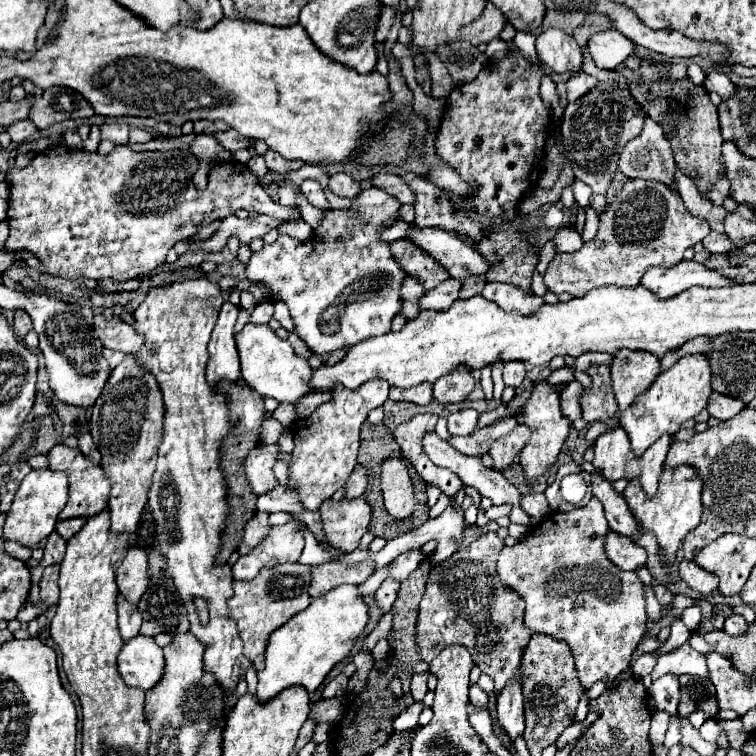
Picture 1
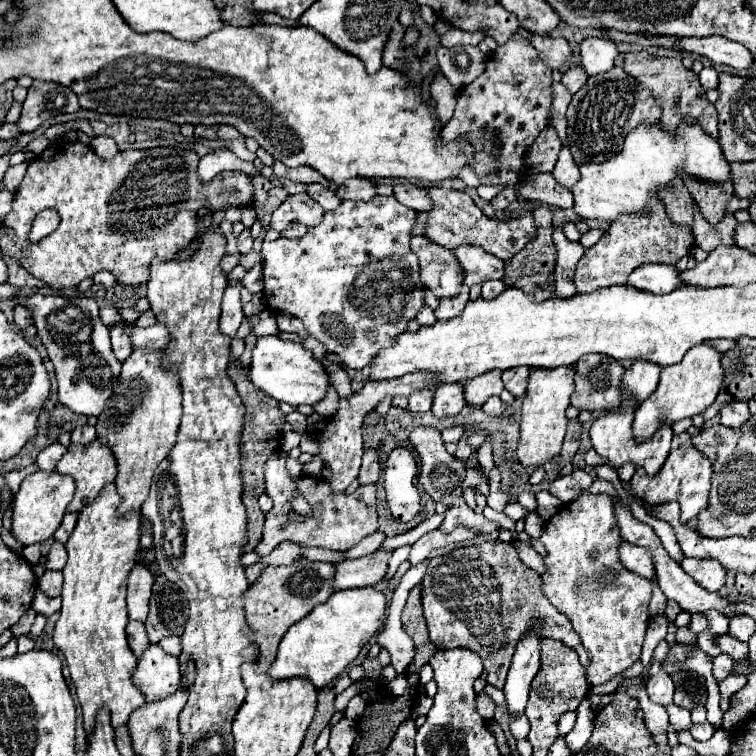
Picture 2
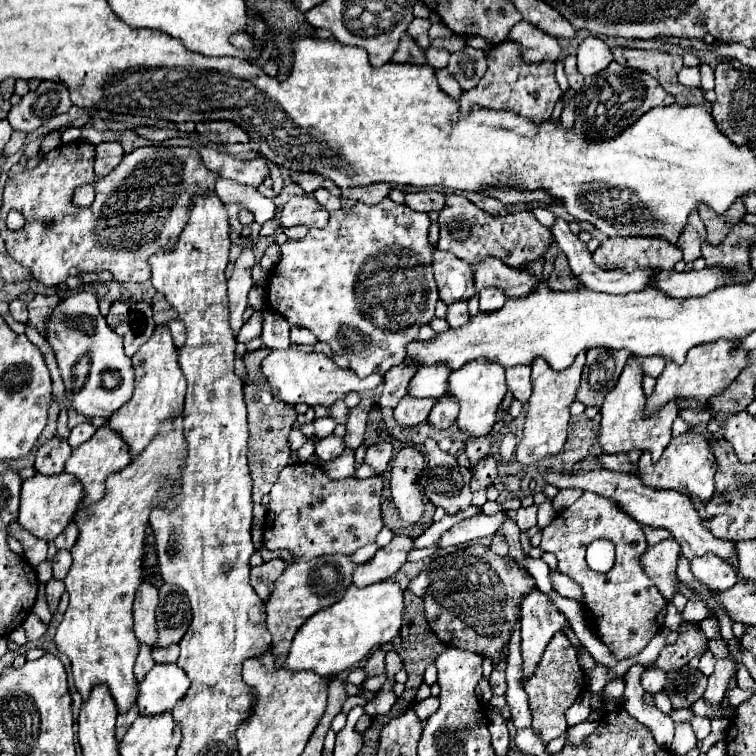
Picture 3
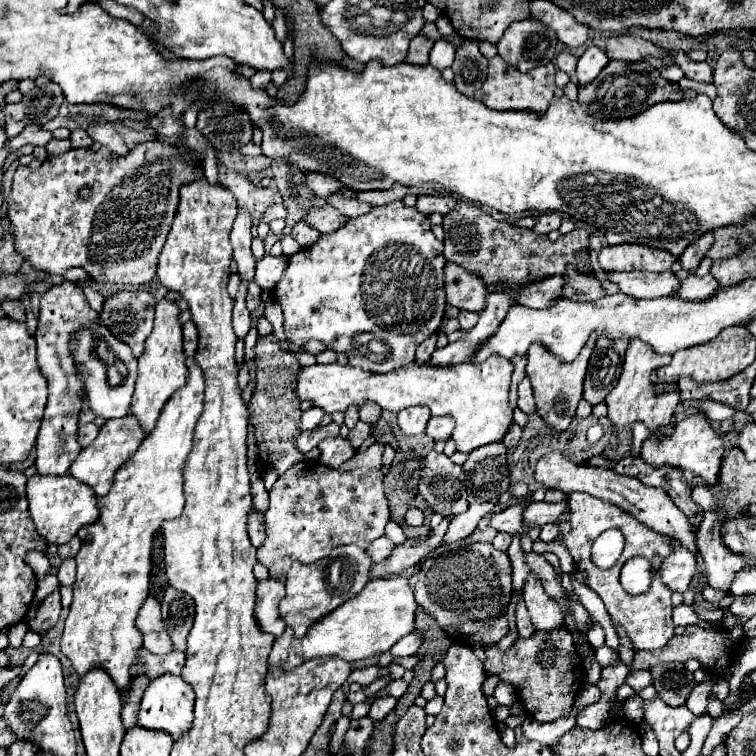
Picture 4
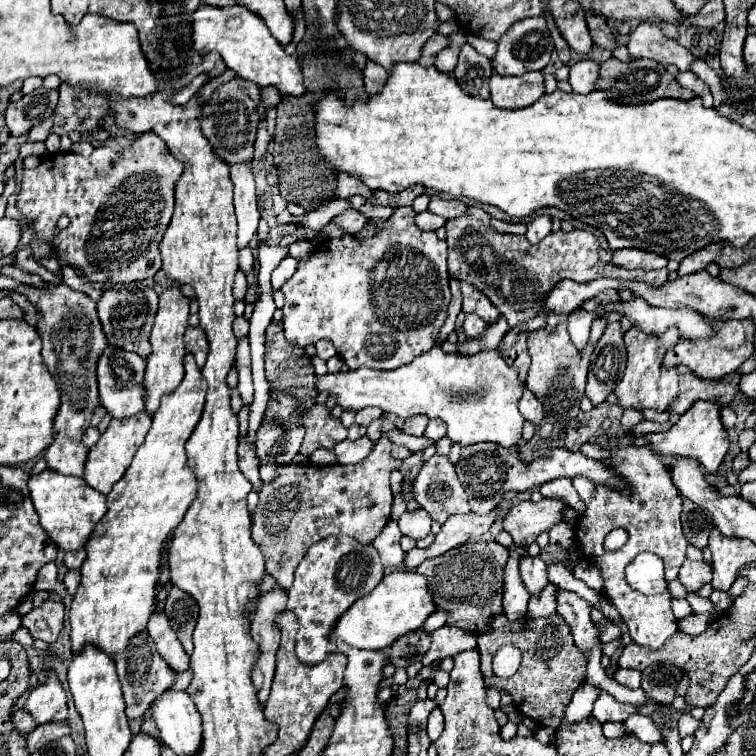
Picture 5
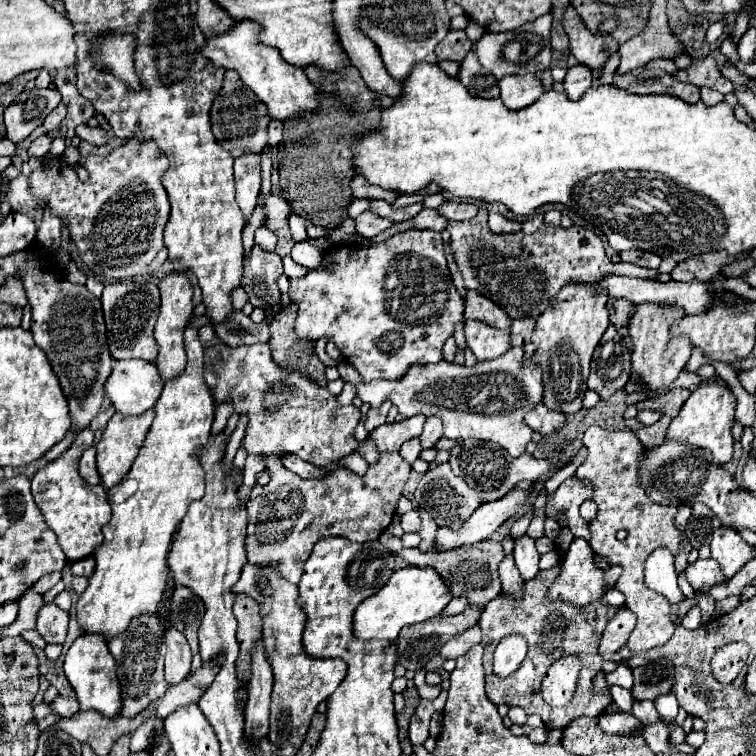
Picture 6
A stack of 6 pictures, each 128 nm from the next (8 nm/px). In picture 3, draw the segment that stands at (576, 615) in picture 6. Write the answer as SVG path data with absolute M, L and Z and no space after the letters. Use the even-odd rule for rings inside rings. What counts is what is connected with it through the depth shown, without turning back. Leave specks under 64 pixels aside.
M558 632L548 642L548 646L546 646L546 650L544 650L544 654L542 654L536 670L534 670L534 674L524 682L524 688L526 688L526 694L530 698L530 712L532 712L532 718L534 718L532 728L542 734L544 742L554 740L556 736L560 736L568 728L566 716L564 716L566 710L586 690L584 670L578 664L574 646L570 644L570 640L564 634Z

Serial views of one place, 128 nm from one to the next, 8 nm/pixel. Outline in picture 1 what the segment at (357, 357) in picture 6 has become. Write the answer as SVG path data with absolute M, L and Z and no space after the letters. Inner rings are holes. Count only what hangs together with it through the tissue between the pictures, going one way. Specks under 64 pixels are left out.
M380 188L362 190L348 210L324 210L320 226L312 230L312 236L306 242L290 236L278 236L276 242L264 244L262 250L252 254L246 268L246 278L250 282L262 282L274 300L280 300L288 306L296 324L296 334L310 346L314 354L324 356L338 348L352 348L358 342L382 336L390 332L392 318L402 312L400 288L408 274L394 260L390 242L378 238L384 228L400 220L400 206L402 204L396 198Z

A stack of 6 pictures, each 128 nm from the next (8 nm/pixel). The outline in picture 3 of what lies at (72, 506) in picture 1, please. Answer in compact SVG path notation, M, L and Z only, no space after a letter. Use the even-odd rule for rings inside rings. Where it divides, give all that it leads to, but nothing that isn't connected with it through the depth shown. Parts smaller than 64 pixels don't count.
M104 424L102 428L96 430L96 434L88 442L80 444L72 452L72 456L66 462L66 472L74 474L78 480L82 480L84 492L86 492L84 504L92 504L92 502L98 502L104 496L104 492L106 492L106 486L104 486L106 478L110 474L122 470L130 460L132 460L132 456L128 452L128 444L124 442L124 438L120 438L120 434L116 430L108 428L108 424Z

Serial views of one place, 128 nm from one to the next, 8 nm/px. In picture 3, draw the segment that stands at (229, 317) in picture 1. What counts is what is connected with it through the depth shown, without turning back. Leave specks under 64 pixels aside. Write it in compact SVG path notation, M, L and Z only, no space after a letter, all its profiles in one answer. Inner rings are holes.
M244 246L236 264L234 264L234 274L228 280L228 298L230 298L230 324L232 330L238 332L244 324L242 314L246 310L246 296L252 288L252 266L256 264L254 248Z

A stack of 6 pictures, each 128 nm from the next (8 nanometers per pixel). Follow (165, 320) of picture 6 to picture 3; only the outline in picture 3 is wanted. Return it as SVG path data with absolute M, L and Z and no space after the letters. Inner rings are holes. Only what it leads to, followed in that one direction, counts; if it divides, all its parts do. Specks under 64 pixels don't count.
M158 324L154 334L144 342L138 352L132 356L134 368L136 368L136 388L134 396L128 404L124 404L120 410L112 414L108 424L120 432L120 436L128 442L132 458L138 456L144 446L150 444L150 440L158 434L164 420L172 418L180 408L184 406L186 396L186 378L178 364L178 348L172 342L170 330L166 324Z

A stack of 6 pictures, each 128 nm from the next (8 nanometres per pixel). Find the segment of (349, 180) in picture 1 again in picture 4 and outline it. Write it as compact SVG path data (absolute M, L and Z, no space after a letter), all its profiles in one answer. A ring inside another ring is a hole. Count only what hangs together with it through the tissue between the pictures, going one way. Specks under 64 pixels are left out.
M396 184L396 188L390 190L376 190L376 192L358 192L358 200L360 202L368 202L370 206L384 206L396 200L402 200L408 194L408 188Z

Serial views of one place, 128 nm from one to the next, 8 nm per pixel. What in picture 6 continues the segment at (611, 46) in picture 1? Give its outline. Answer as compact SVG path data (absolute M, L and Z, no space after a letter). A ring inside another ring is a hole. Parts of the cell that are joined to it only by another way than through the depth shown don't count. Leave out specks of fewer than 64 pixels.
M576 64L572 68L568 68L566 78L564 78L564 92L570 100L580 100L582 94L586 92L586 88L592 86L592 70L584 68L582 64Z

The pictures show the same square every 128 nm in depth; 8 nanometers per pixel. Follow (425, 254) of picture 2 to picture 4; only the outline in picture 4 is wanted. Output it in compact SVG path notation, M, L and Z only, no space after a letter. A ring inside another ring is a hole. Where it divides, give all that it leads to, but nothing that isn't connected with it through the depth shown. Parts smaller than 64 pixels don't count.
M446 264L446 302L458 310L482 312L486 304L488 288L484 288L478 276L464 272L458 264Z

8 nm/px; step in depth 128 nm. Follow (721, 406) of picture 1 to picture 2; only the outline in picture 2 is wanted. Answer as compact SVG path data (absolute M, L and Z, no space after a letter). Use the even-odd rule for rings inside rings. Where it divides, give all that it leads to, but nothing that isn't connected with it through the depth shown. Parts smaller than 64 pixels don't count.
M746 402L726 404L726 406L720 410L720 422L722 422L726 428L740 428L740 426L744 426L748 420L750 420L750 410L748 410L748 404L746 404Z

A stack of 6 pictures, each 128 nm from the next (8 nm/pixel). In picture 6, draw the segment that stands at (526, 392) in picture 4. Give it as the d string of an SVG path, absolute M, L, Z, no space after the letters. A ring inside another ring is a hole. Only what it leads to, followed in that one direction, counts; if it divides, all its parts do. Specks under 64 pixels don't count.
M540 404L526 416L526 424L532 430L546 436L546 434L554 434L554 432L562 430L566 424L566 416L560 410L548 410L544 404Z

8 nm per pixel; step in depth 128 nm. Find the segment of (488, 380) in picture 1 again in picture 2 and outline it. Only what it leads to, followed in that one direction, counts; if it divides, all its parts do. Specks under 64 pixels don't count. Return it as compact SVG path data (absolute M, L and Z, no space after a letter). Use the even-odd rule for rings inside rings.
M492 396L490 397L484 406L482 406L482 409L484 412L486 412L488 415L492 417L500 417L504 414L506 405L499 396Z

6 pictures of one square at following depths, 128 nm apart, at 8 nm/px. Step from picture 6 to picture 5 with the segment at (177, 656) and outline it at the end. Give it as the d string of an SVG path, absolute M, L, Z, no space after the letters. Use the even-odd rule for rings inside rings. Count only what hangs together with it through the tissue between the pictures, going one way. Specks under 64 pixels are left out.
M154 614L152 620L148 622L148 632L156 644L156 650L162 654L162 658L168 662L168 666L180 674L188 670L190 666L190 656L184 652L178 636L168 624L168 618L164 614Z

